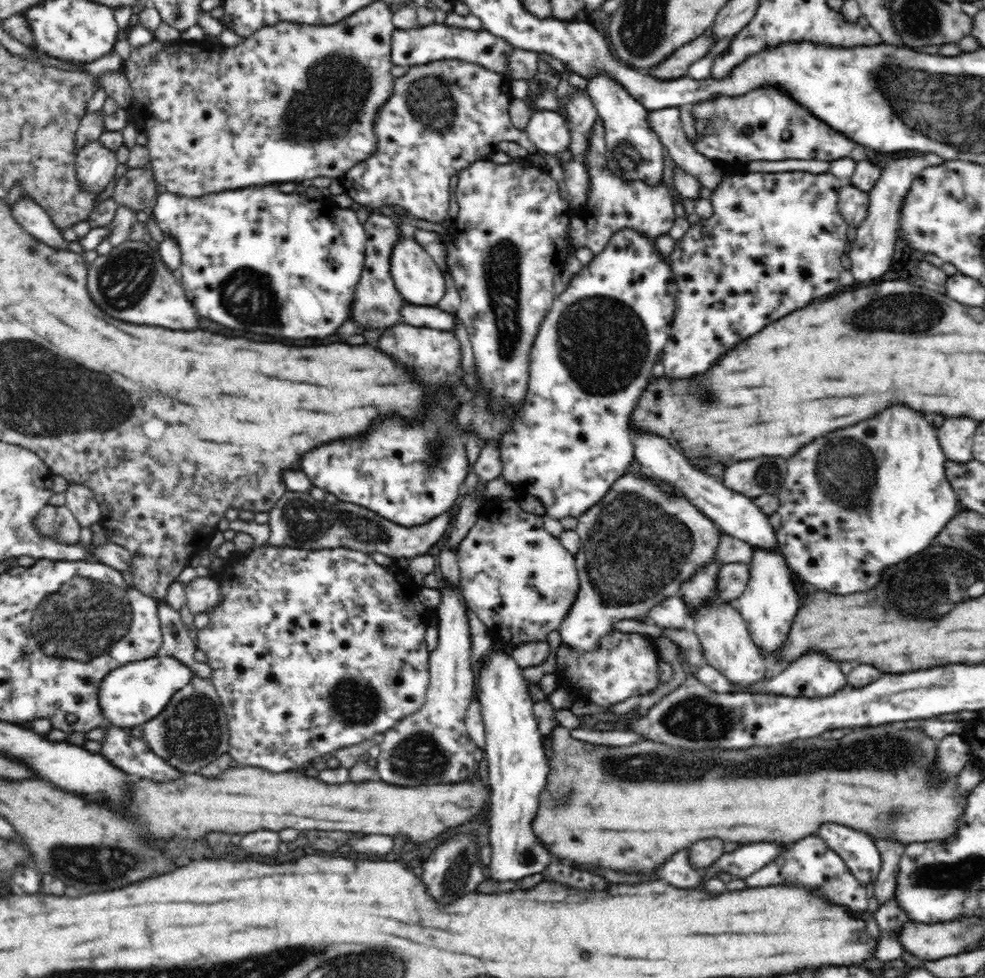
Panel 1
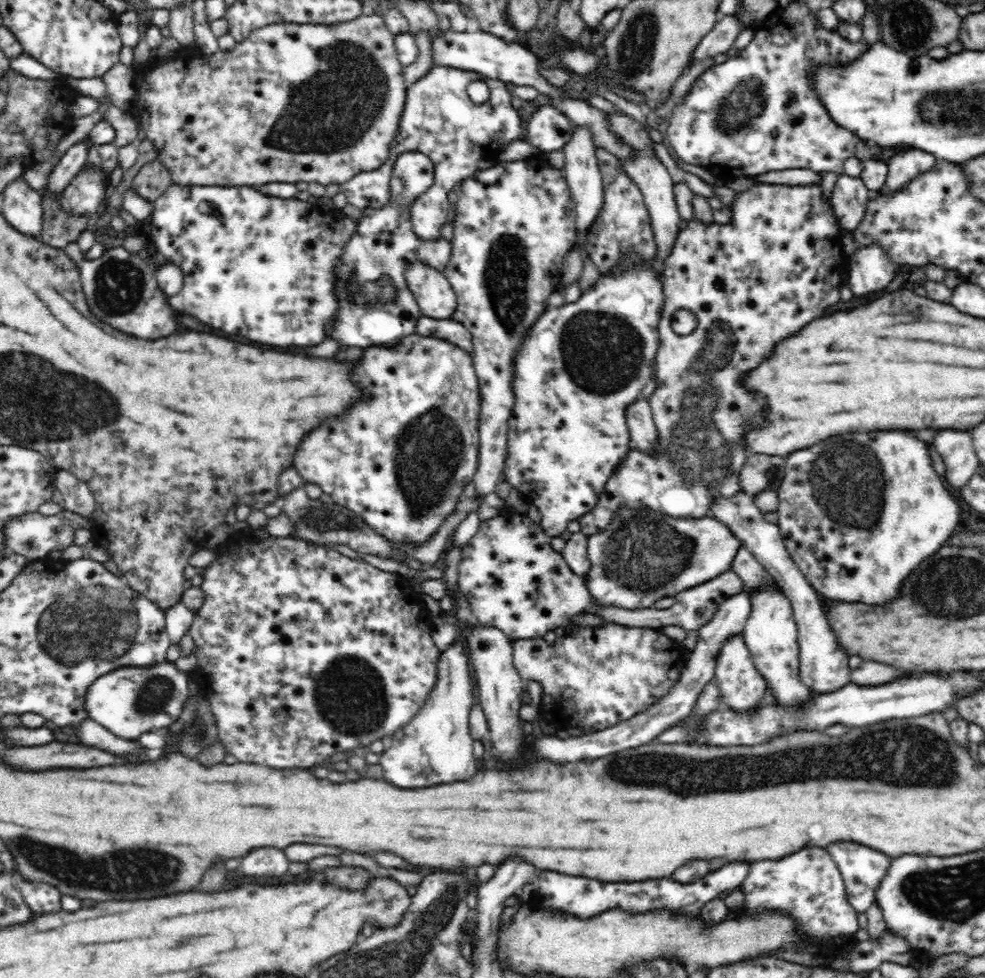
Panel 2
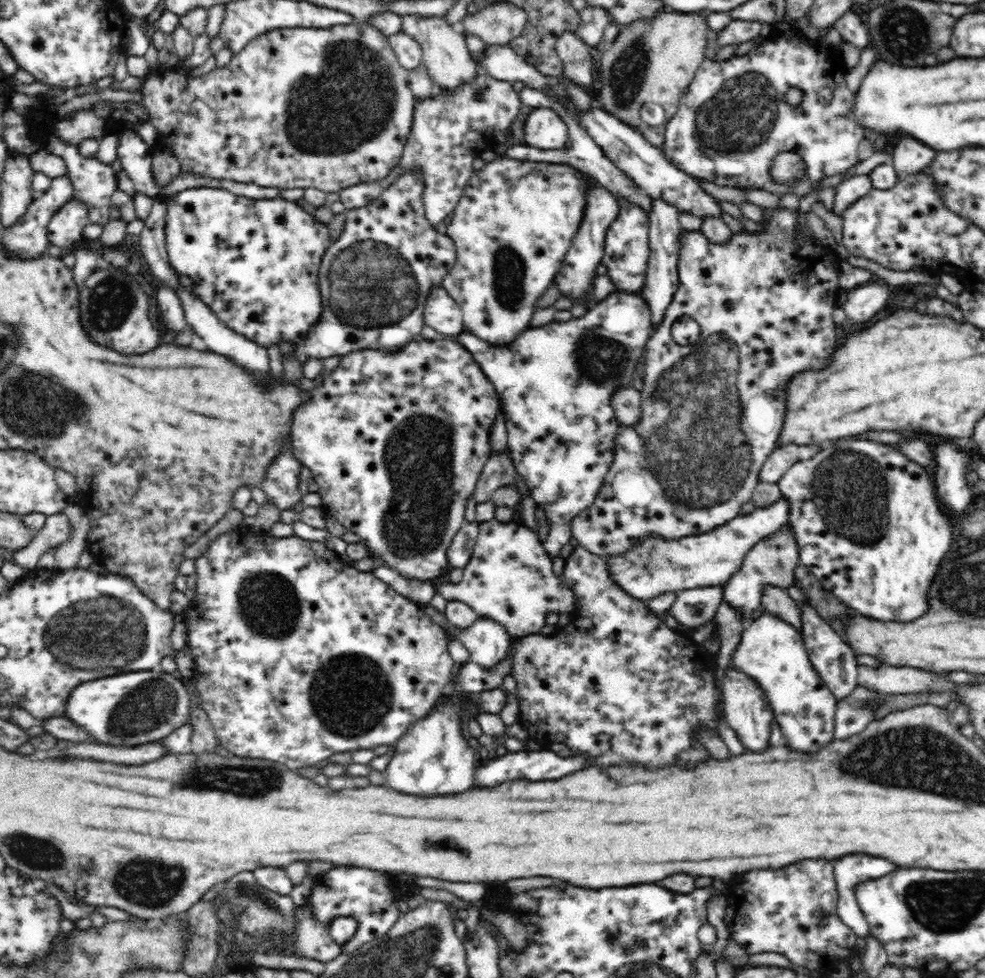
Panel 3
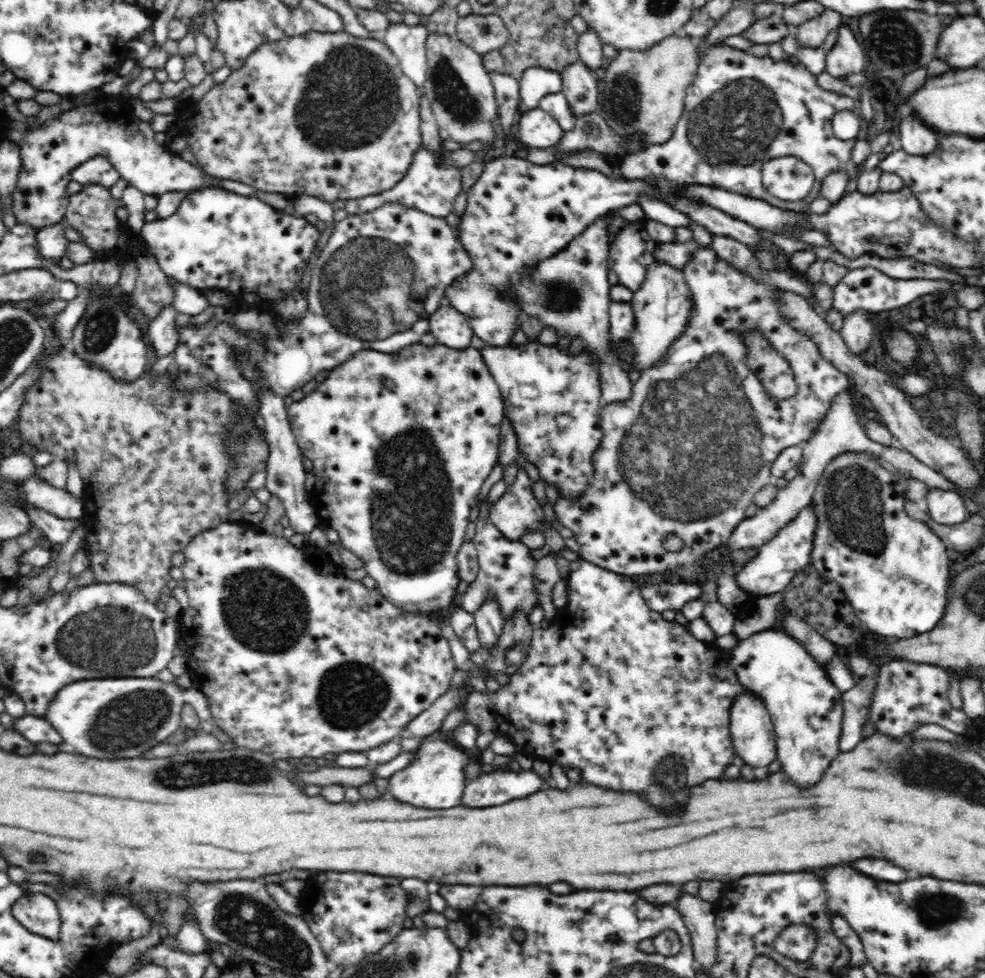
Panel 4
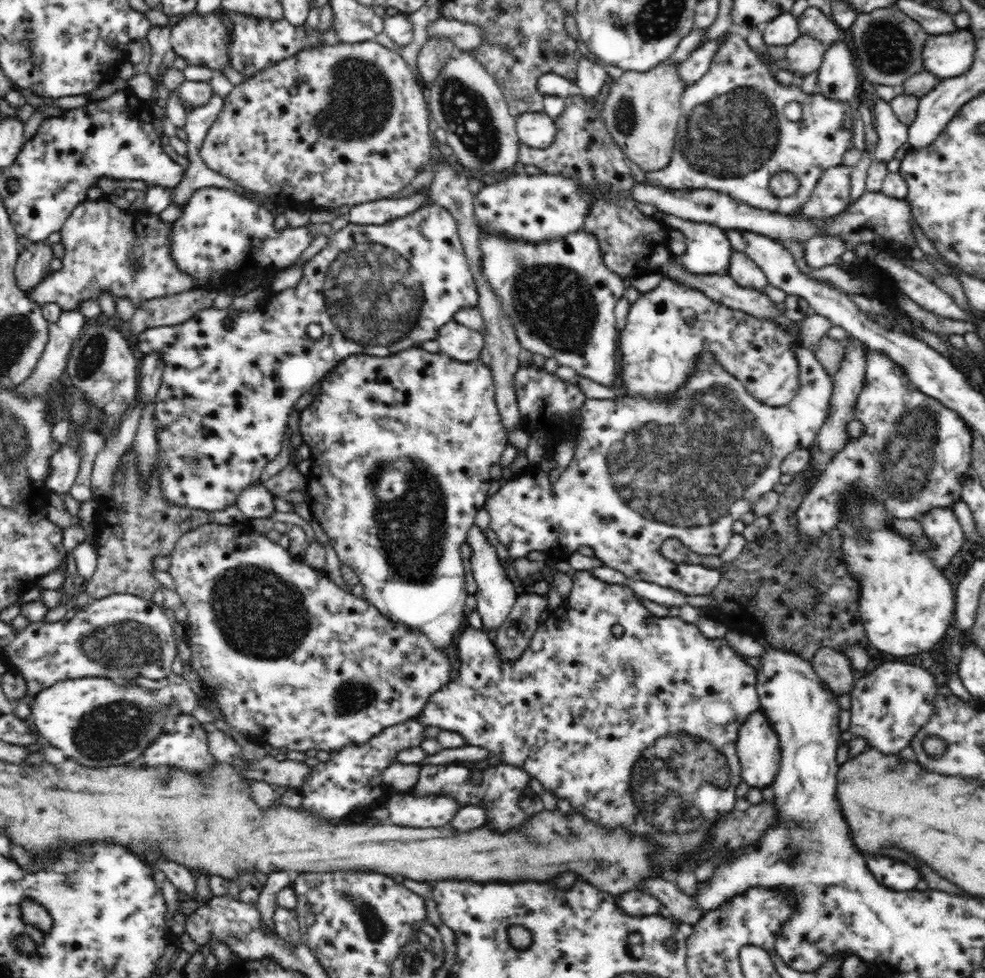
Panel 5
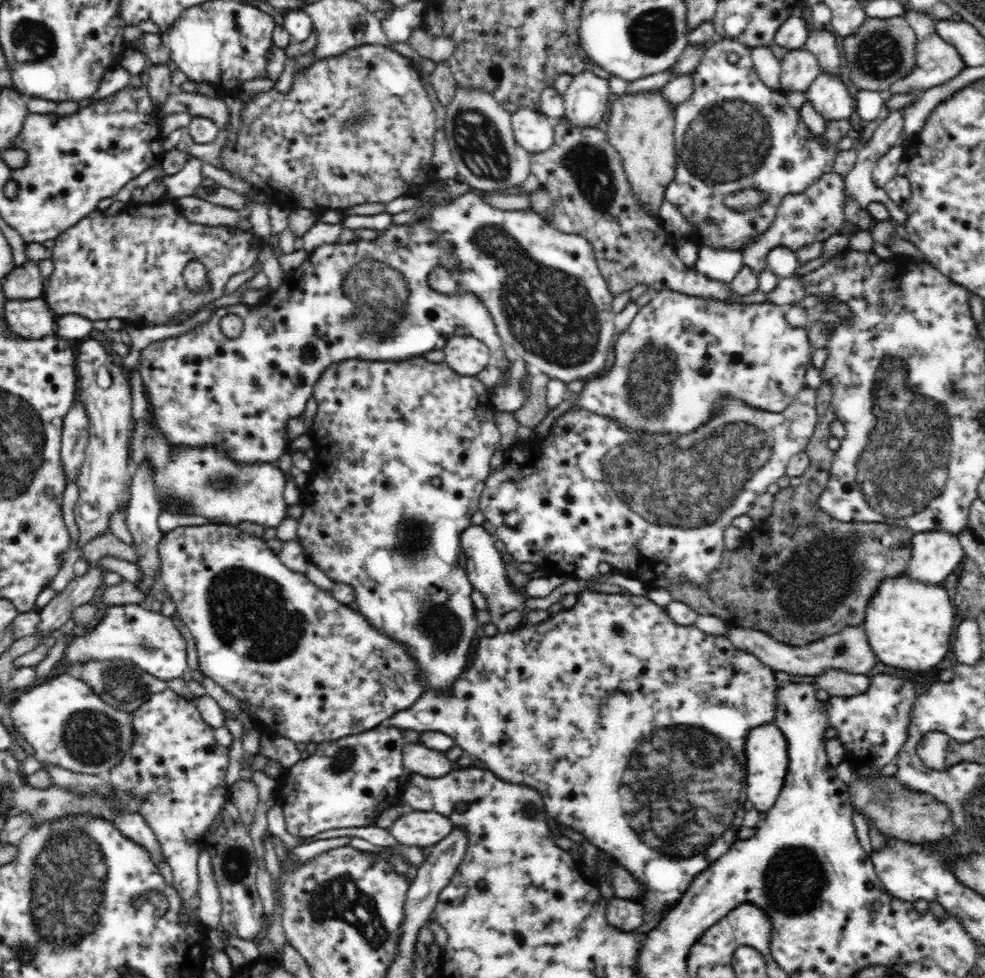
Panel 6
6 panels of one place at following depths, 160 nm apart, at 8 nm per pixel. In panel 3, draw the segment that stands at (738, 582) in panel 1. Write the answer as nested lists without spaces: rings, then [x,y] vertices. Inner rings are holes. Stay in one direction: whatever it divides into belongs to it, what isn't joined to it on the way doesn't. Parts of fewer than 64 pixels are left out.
[[[495,519],[480,522],[479,533],[470,563],[463,570],[462,581],[452,584],[447,580],[433,584],[438,592],[447,601],[459,600],[467,604],[477,617],[490,618],[498,622],[508,632],[510,637],[522,638],[529,634],[541,633],[541,628],[546,625],[546,617],[550,613],[577,610],[581,603],[574,591],[568,587],[564,576],[558,577],[553,572],[553,560],[543,547],[543,542],[538,535],[526,524],[516,519],[512,522],[498,522]],[[705,587],[682,590],[670,610],[664,612],[680,625],[696,630],[714,620],[723,601],[724,587]]]

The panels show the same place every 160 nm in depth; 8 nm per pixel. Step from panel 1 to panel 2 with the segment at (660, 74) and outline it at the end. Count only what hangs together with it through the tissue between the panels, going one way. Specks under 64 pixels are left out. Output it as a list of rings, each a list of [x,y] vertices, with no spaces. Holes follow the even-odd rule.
[[[736,14],[723,16],[722,20],[719,20],[714,28],[700,40],[700,44],[696,46],[690,66],[704,58],[712,58],[716,54],[734,52],[734,40],[744,29],[744,25],[740,23]]]

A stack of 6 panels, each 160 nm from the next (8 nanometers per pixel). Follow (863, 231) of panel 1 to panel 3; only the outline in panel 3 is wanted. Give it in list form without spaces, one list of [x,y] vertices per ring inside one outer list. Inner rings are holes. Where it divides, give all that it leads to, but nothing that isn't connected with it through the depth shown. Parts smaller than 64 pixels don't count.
[[[900,136],[893,153],[892,164],[900,177],[920,173],[934,160],[936,151],[911,136]],[[876,275],[870,280],[870,282],[866,282],[866,284],[862,284],[862,286],[858,286],[858,288],[854,288],[854,290],[847,292],[847,300],[842,306],[848,322],[855,327],[865,326],[869,322],[872,323],[872,317],[876,312],[882,310],[882,308],[888,304],[890,293],[890,286],[888,283]]]

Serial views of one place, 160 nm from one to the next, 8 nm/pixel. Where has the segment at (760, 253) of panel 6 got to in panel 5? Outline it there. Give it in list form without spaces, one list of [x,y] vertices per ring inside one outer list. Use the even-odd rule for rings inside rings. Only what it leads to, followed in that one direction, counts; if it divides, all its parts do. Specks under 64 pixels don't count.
[[[844,164],[824,170],[796,217],[828,221],[847,210],[851,202],[851,172],[852,167]]]

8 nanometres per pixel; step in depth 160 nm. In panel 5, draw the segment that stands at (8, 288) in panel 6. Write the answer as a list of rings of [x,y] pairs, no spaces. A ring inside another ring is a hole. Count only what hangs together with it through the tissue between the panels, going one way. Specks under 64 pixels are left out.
[[[45,241],[32,242],[28,249],[18,255],[14,276],[20,290],[32,290],[50,273],[50,261],[54,258],[52,244]]]

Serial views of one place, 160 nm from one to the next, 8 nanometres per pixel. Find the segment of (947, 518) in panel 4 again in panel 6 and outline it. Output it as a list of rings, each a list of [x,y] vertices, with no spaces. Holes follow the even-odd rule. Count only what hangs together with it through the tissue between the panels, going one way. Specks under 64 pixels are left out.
[[[937,530],[915,533],[911,540],[911,552],[912,556],[904,574],[912,578],[912,581],[932,586],[941,585],[950,574],[958,573],[958,568],[966,556],[956,536]]]

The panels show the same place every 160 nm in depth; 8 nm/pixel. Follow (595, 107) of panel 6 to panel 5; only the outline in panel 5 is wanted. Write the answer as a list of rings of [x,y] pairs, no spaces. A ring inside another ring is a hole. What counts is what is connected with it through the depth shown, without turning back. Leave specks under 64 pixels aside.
[[[582,56],[578,60],[578,66],[576,69],[576,77],[574,79],[575,86],[579,89],[580,95],[594,103],[604,86],[604,82],[608,81],[609,75],[604,70],[603,63],[594,63],[586,57]]]

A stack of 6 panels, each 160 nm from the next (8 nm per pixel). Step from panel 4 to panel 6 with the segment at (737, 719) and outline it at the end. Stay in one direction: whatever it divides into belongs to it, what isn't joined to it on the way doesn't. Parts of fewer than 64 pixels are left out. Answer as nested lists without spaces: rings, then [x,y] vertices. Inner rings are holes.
[[[772,722],[756,726],[748,732],[744,744],[744,757],[746,760],[746,792],[747,800],[753,804],[758,812],[768,812],[782,786],[784,786],[786,772],[788,772],[788,745],[784,733]]]

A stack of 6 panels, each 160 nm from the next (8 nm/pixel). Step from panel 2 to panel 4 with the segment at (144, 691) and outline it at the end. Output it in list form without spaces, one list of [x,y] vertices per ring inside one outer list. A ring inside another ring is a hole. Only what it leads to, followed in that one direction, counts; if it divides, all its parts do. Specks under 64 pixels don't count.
[[[157,677],[82,679],[58,690],[42,717],[82,756],[120,760],[142,757],[184,727],[181,717],[184,705],[182,688]]]

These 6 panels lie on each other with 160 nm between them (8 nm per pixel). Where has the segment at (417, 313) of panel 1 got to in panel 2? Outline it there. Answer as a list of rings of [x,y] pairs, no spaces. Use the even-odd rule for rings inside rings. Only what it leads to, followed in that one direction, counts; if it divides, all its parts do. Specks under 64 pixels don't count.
[[[421,315],[416,322],[416,333],[446,340],[472,354],[472,333],[453,318],[430,318]]]

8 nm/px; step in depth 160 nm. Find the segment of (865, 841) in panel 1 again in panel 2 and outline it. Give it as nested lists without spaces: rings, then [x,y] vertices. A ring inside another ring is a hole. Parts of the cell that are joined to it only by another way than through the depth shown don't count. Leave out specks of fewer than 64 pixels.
[[[856,842],[828,846],[828,852],[841,872],[849,905],[857,914],[866,913],[875,902],[878,883],[890,868],[890,858],[882,852],[878,854],[878,850],[858,846]]]

